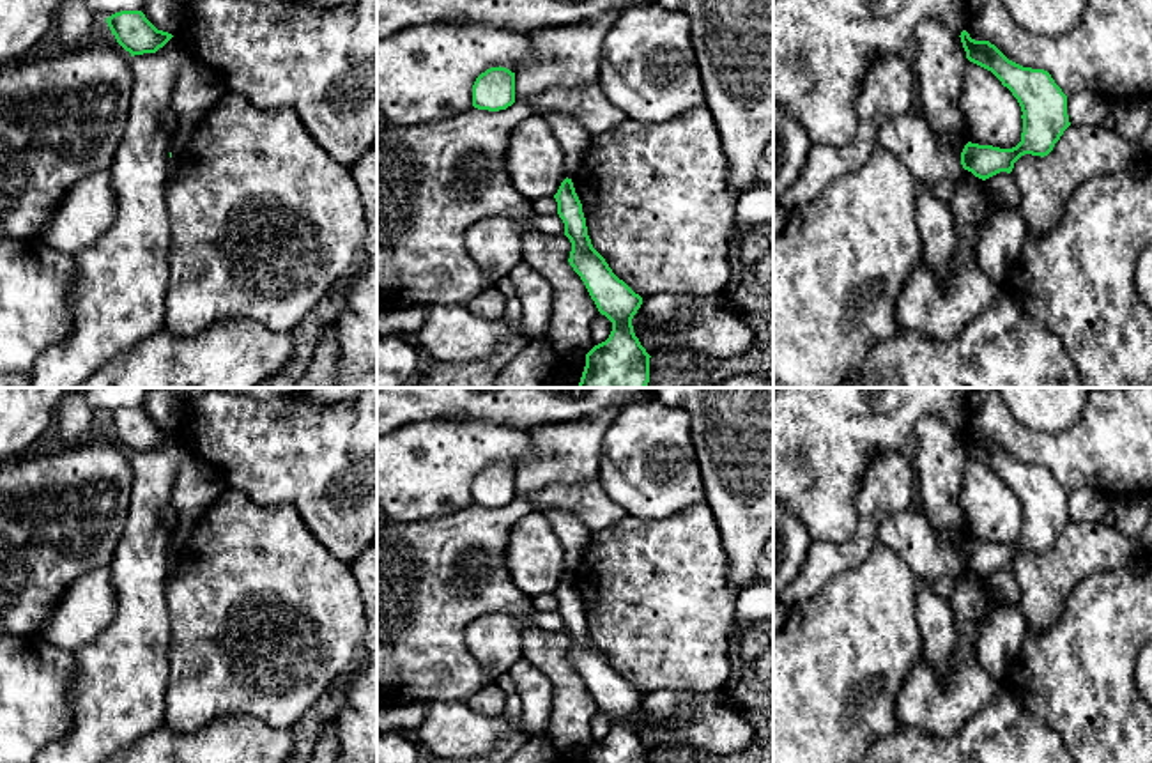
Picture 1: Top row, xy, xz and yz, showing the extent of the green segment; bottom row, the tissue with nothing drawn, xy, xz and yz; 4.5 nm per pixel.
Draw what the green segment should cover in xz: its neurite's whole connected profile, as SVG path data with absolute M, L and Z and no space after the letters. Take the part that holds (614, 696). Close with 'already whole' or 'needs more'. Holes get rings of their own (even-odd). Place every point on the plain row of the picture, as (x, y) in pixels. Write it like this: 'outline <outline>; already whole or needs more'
outline M564 575L554 591L564 632L572 639L570 662L584 678L598 708L612 719L609 735L586 751L586 763L649 763L649 751L634 729L632 715L642 701L605 655L593 644L588 632L582 600L572 575Z; already whole

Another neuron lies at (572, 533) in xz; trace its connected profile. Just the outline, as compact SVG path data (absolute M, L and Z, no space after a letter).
M549 510L545 512L545 515L549 517L564 549L564 570L568 575L573 575L589 545L593 533L575 513L568 510Z

